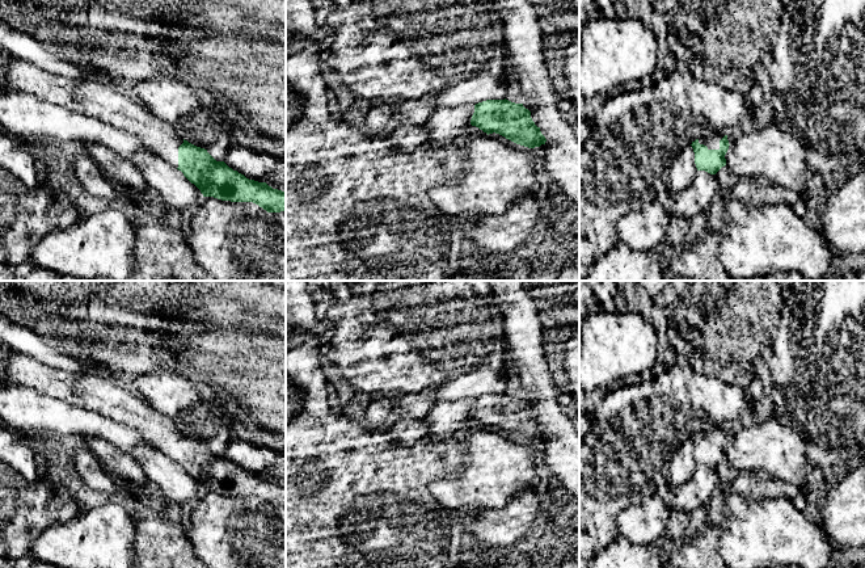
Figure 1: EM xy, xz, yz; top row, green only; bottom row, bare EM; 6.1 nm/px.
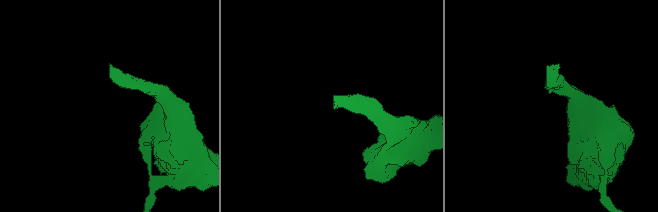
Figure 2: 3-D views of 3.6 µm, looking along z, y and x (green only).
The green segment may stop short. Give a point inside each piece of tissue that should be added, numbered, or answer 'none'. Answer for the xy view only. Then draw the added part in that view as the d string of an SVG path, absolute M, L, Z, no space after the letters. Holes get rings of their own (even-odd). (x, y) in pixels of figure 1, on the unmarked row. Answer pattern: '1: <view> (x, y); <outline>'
1: xy (93, 391); M10 350L4 352L0 371L3 383L34 388L139 429L152 447L178 462L178 441L183 432L172 418L152 409L128 383L113 380L100 373L76 375Z

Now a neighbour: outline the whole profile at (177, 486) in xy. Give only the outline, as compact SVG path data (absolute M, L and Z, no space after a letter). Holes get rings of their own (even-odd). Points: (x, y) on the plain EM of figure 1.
M139 445L131 456L142 466L145 476L159 485L165 500L181 505L193 504L202 496L201 484L160 450Z

